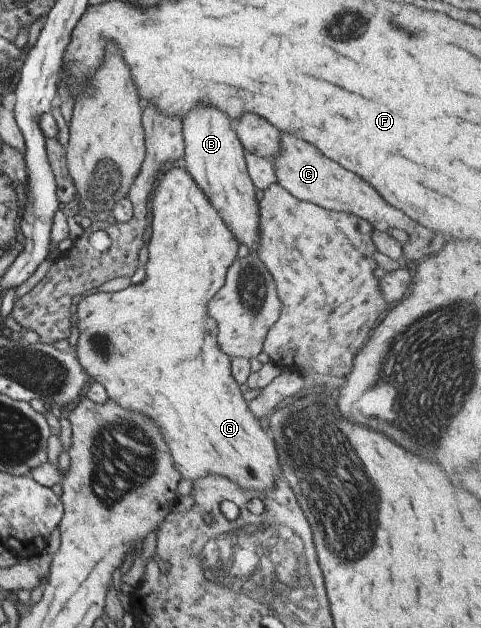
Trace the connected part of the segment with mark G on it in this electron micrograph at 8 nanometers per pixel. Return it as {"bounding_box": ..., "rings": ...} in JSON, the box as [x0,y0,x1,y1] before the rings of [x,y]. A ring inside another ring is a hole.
{"bounding_box":[72,167,281,490],"rings":[[[171,167],[170,171],[164,173],[164,177],[155,183],[154,193],[151,201],[151,236],[146,245],[149,259],[144,264],[145,279],[141,283],[130,284],[125,289],[116,292],[97,292],[91,295],[83,296],[76,300],[77,312],[76,328],[78,329],[78,338],[76,346],[72,349],[73,354],[81,366],[81,369],[87,376],[95,381],[99,381],[100,385],[104,387],[106,396],[117,402],[120,406],[123,405],[125,409],[135,409],[139,413],[148,418],[153,419],[161,433],[163,433],[163,441],[167,441],[167,447],[171,451],[173,457],[173,465],[175,469],[181,473],[182,479],[188,479],[193,482],[197,478],[203,477],[207,474],[219,474],[225,476],[227,479],[234,481],[240,488],[246,490],[264,490],[272,488],[276,479],[281,477],[277,476],[277,470],[280,471],[278,466],[277,454],[275,446],[273,445],[271,435],[268,432],[262,431],[259,426],[258,419],[247,409],[246,401],[241,397],[239,385],[233,379],[230,372],[230,358],[227,357],[216,344],[215,341],[215,321],[211,317],[207,317],[205,305],[207,301],[213,297],[213,293],[223,285],[224,277],[227,268],[233,263],[237,257],[237,243],[231,235],[230,229],[223,223],[219,217],[216,209],[209,203],[209,200],[203,195],[203,192],[197,187],[192,177],[181,168]]]}

